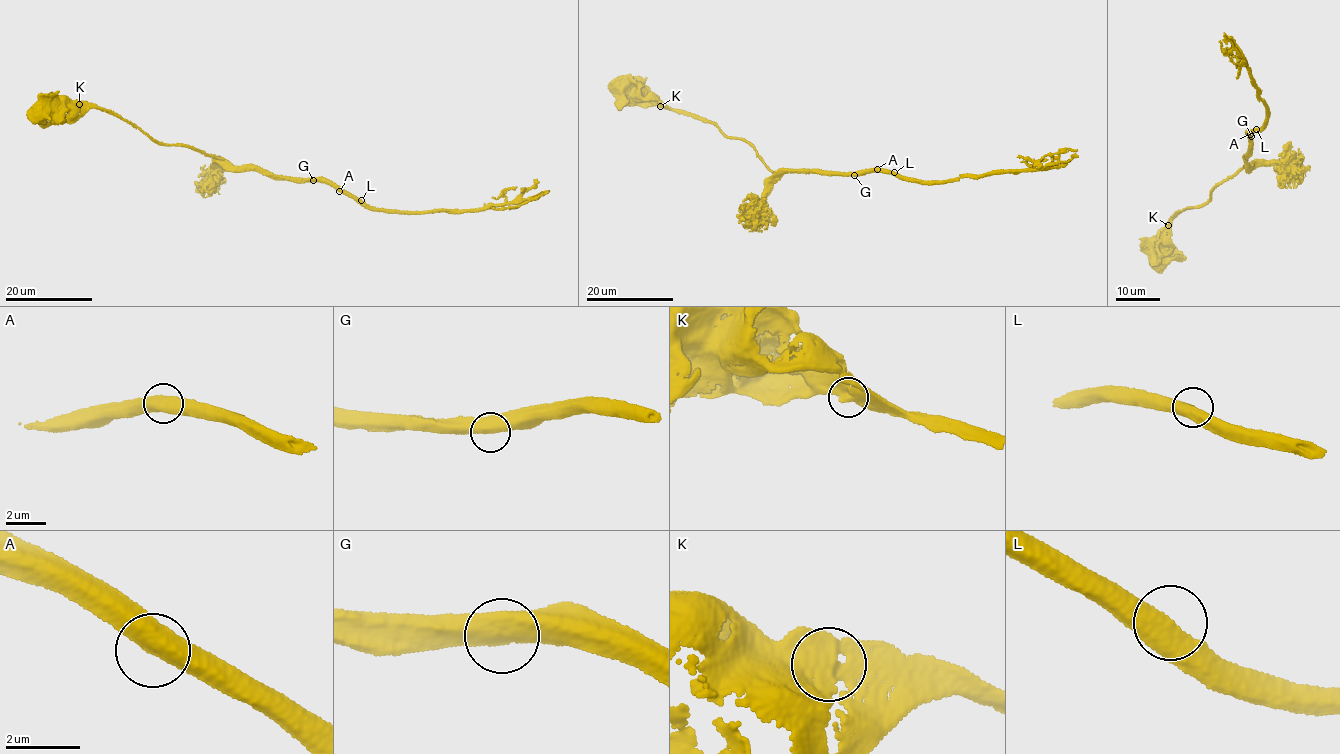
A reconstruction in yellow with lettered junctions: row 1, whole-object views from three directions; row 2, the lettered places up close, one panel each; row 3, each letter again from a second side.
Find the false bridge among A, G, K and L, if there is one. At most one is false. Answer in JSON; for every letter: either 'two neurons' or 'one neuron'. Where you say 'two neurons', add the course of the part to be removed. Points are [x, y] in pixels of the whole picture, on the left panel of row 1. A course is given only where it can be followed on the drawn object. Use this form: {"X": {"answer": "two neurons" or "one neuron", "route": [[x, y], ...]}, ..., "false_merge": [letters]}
{"A": {"answer": "one neuron"}, "G": {"answer": "one neuron"}, "K": {"answer": "one neuron"}, "L": {"answer": "one neuron"}, "false_merge": []}

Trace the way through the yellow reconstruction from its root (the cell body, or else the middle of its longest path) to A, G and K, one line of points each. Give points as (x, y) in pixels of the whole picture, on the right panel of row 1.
A: (1157, 261), (1175, 211), (1203, 204), (1210, 191), (1247, 165), (1243, 156), (1249, 143), (1245, 132), (1250, 134)
G: (1157, 261), (1162, 259), (1159, 242), (1175, 211), (1203, 204), (1210, 191), (1247, 165), (1243, 156), (1251, 136)
K: (1157, 261), (1162, 259), (1159, 242), (1169, 225)

